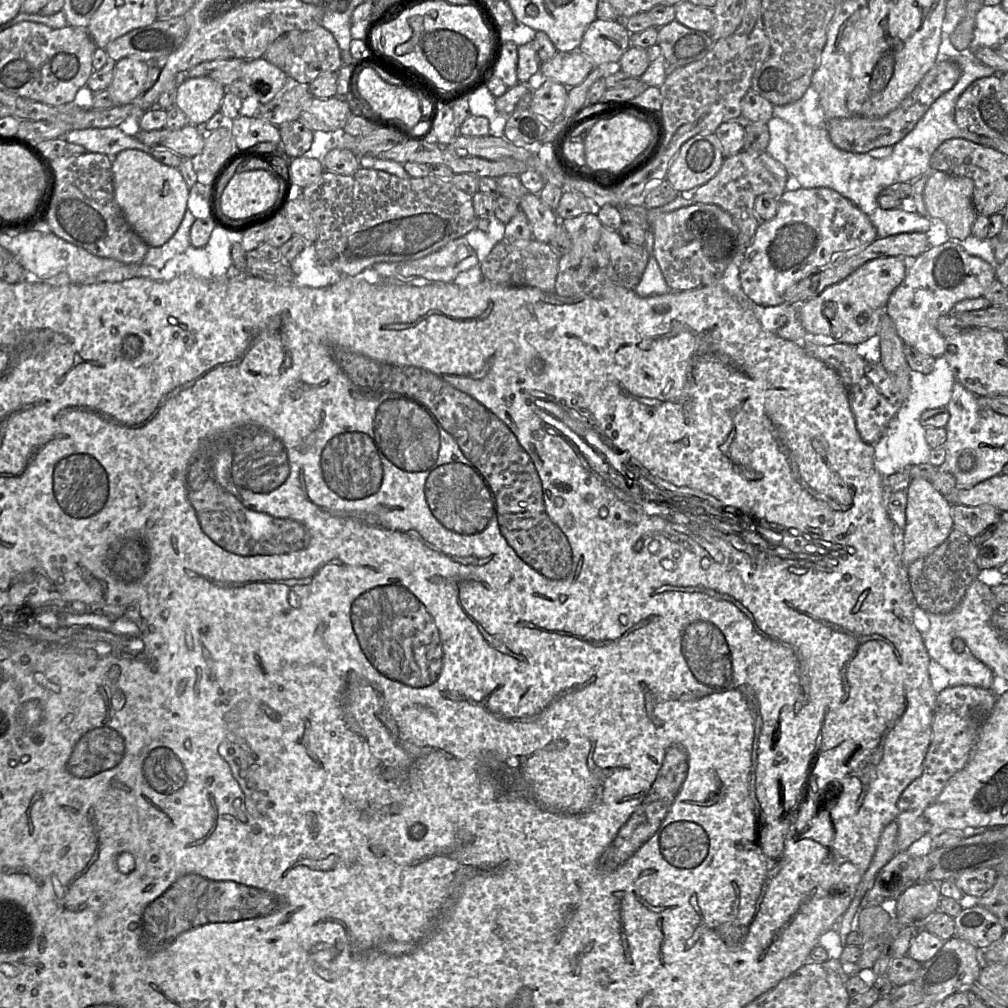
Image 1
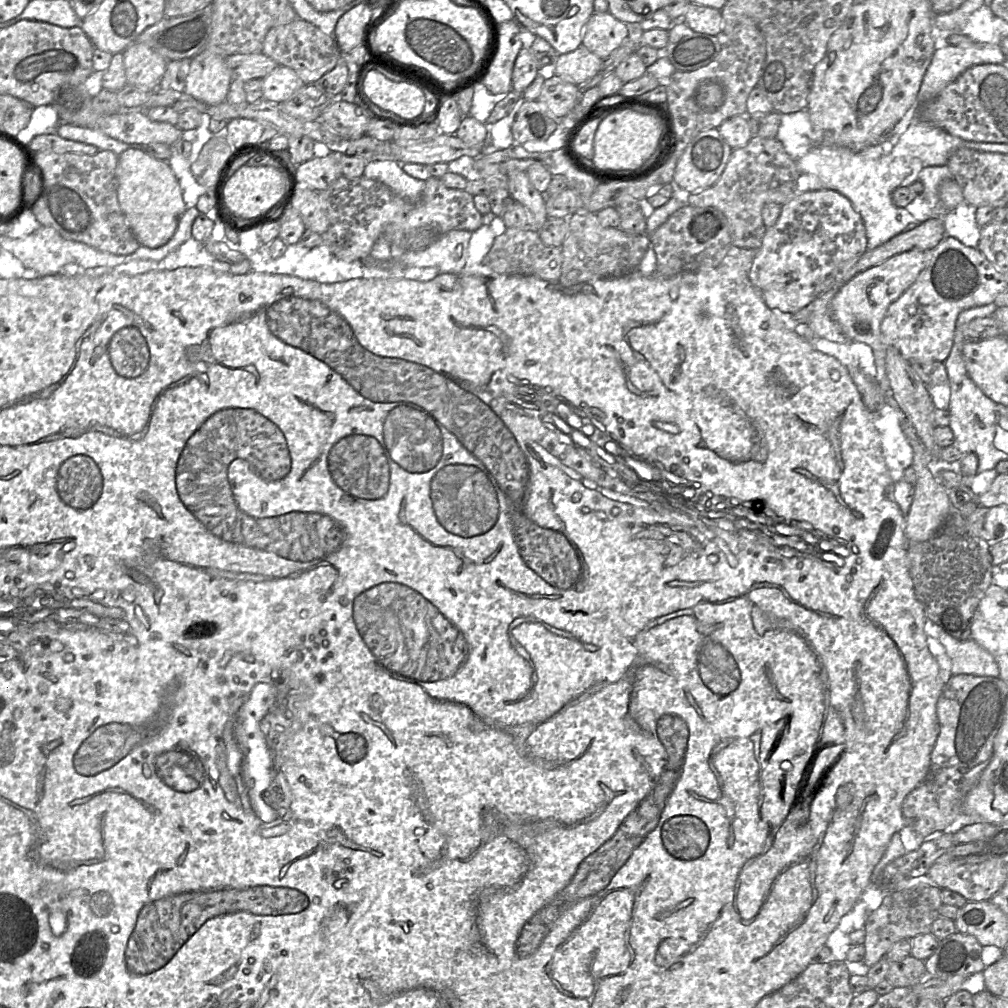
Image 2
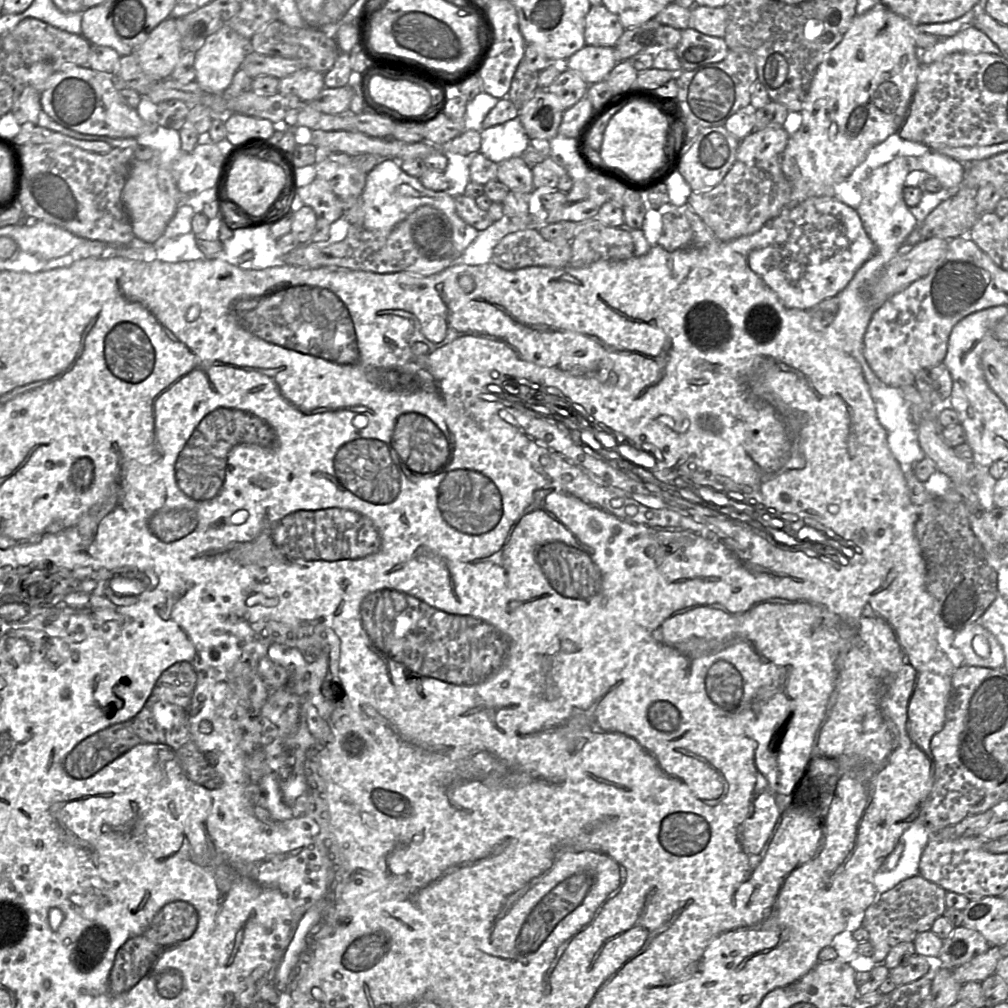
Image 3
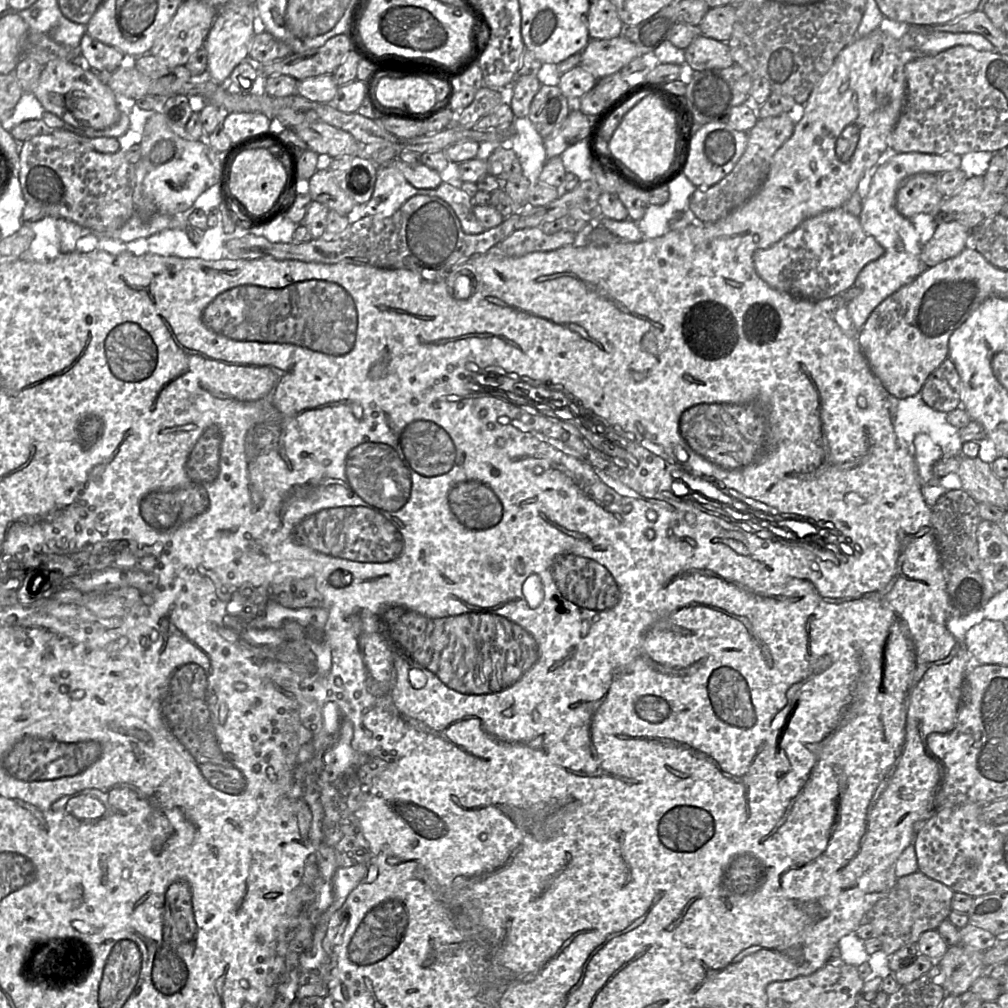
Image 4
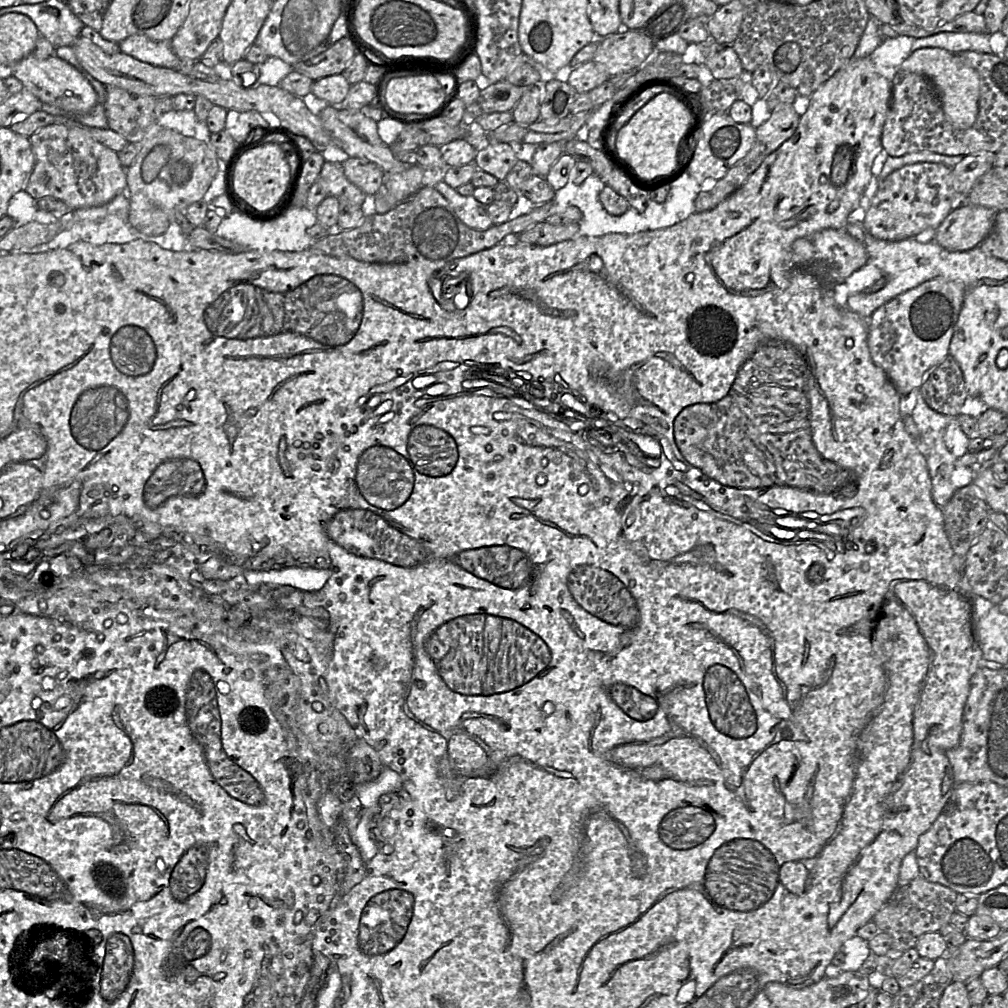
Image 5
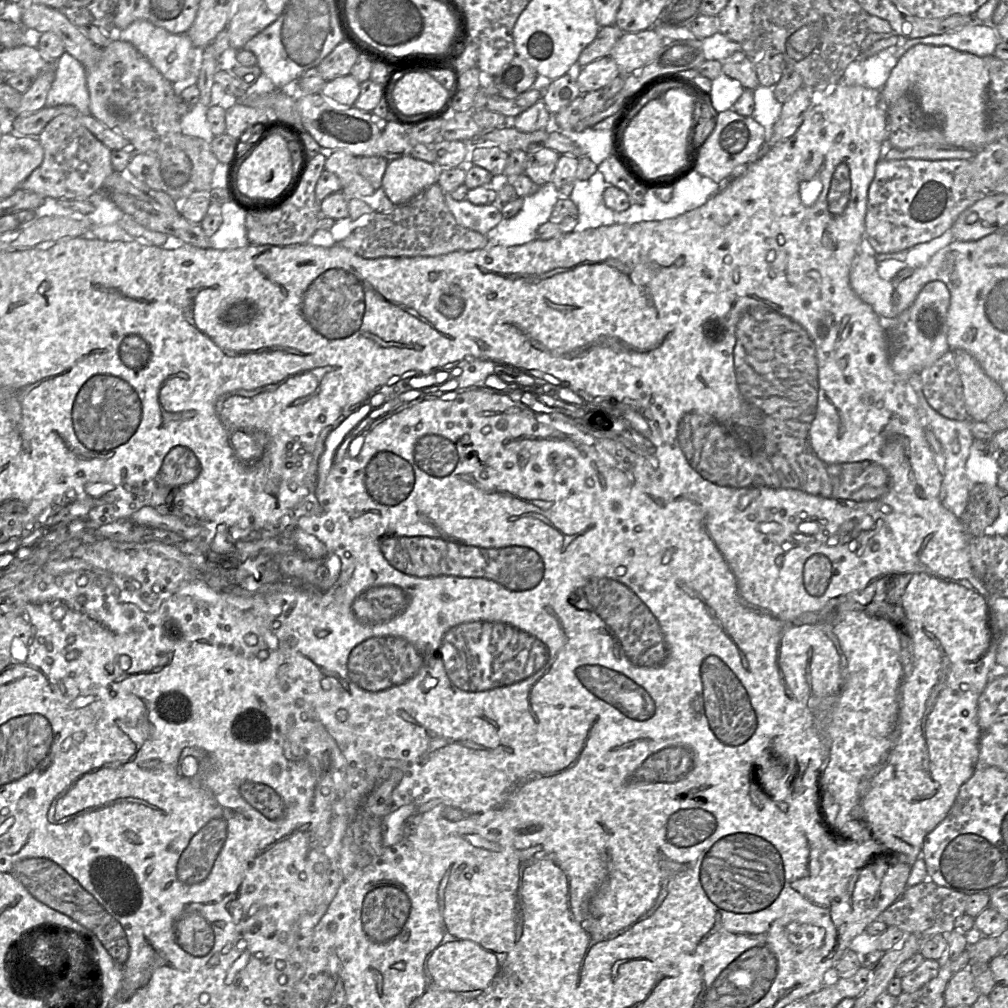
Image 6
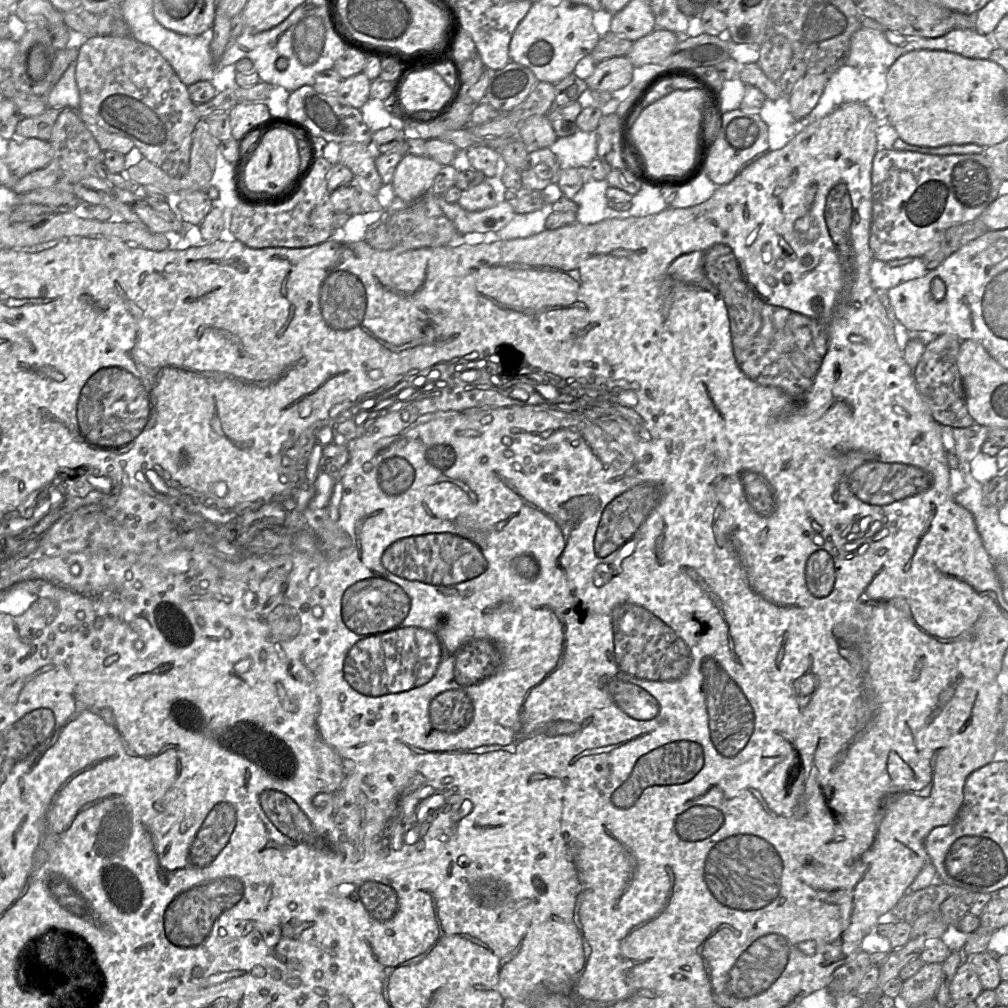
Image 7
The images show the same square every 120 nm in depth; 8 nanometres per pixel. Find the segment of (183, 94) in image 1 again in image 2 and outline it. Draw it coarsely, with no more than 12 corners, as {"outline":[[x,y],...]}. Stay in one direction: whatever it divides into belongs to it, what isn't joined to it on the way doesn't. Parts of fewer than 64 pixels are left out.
{"outline":[[206,50],[192,58],[184,92],[226,101],[232,73]]}

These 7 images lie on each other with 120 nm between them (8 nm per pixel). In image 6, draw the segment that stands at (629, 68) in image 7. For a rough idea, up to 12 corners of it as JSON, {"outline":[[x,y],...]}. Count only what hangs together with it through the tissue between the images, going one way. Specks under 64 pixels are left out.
{"outline":[[605,56],[583,66],[576,81],[581,94],[603,88],[619,75]]}

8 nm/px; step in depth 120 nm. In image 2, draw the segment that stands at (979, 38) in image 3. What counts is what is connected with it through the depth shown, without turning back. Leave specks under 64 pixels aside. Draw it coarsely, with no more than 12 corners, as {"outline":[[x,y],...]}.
{"outline":[[999,45],[939,47],[915,106],[968,68],[1005,63]]}

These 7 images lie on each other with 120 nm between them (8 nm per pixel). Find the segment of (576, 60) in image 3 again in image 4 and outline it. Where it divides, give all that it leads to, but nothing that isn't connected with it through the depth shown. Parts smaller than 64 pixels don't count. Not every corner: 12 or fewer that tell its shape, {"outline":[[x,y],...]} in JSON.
{"outline":[[623,35],[591,39],[580,65],[599,79],[619,72],[639,49]]}

